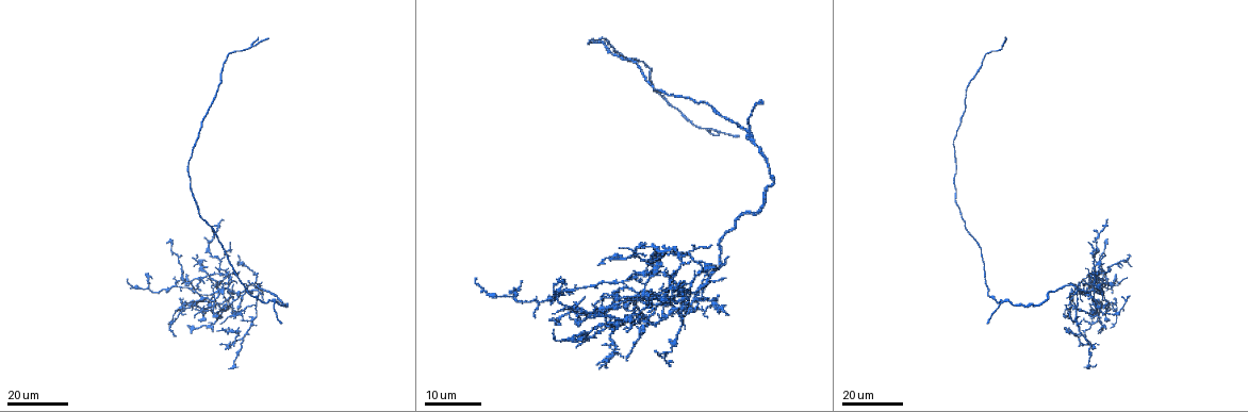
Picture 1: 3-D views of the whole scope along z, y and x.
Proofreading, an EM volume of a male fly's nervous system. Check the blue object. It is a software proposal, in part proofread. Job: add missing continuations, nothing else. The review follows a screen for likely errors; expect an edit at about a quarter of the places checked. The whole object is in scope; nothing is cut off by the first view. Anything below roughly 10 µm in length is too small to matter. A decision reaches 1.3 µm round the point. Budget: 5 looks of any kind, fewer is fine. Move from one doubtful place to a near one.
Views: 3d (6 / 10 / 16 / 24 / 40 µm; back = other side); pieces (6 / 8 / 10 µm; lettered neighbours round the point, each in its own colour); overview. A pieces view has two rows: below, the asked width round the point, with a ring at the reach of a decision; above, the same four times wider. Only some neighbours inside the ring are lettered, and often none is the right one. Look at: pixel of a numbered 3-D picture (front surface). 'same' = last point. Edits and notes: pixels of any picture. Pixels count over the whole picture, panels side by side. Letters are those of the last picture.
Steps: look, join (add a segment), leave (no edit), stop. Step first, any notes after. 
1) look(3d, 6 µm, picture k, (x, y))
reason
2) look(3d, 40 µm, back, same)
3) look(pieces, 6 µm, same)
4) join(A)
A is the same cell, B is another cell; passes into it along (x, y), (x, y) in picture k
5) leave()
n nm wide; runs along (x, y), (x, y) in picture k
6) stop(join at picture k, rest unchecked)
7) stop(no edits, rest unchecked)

look(3d, 16 µm, picture 1, (987, 321))
an open end

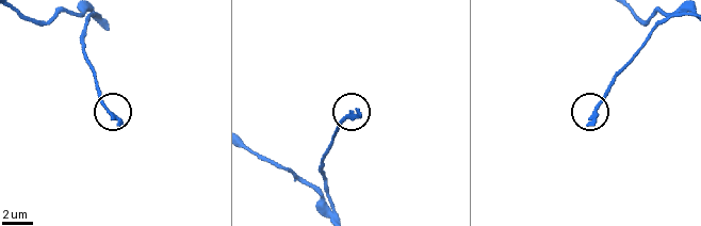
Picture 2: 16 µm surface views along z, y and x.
look(pieces, 8 µm, picture 2, (590, 123))

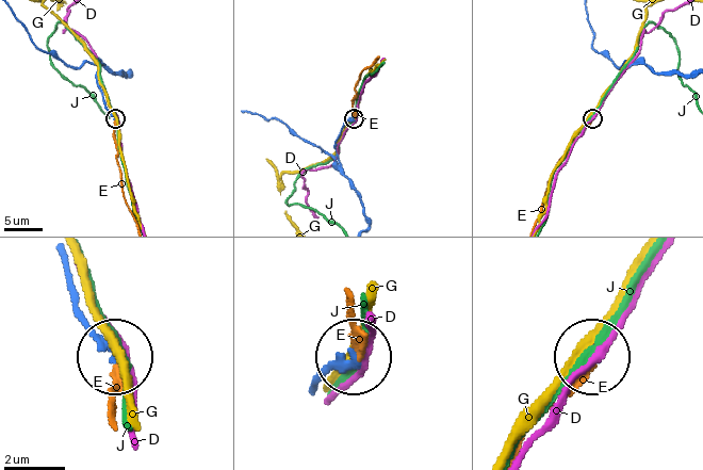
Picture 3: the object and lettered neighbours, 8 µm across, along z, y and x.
join(E)
E is the same cell, D, G and J are other cells; passes into it along (68, 278), (74, 306), (123, 362), (115, 421) in picture 3; the neuron continues

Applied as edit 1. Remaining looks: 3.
look(3d, 16 µm, picture 1, (225, 348))
tapers out

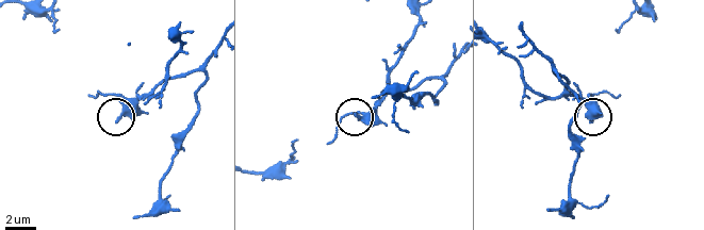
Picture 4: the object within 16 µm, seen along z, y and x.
look(pieces, 6 µm, picture 4, (117, 119))

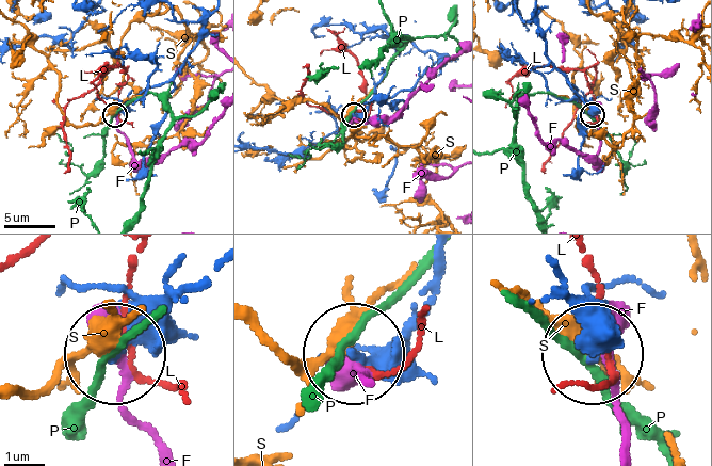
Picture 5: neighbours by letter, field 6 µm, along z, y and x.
leave()
200 nm wide; F, L, P and S are other cells; runs along (411, 325), (354, 356) in picture 5; no lettered segment goes on from it

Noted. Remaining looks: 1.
stop(join at picture 3, rest unchecked)

